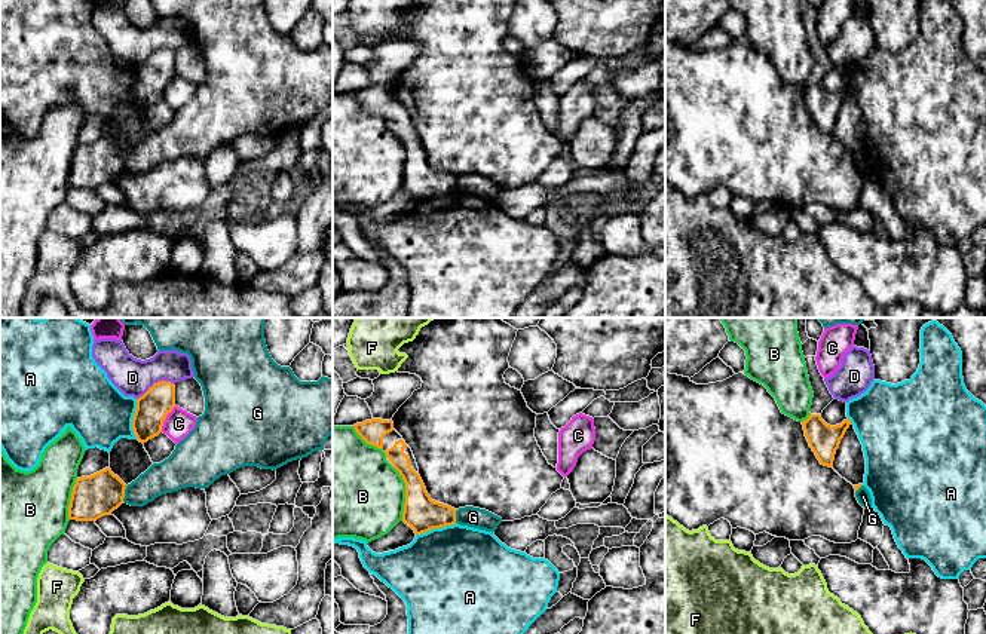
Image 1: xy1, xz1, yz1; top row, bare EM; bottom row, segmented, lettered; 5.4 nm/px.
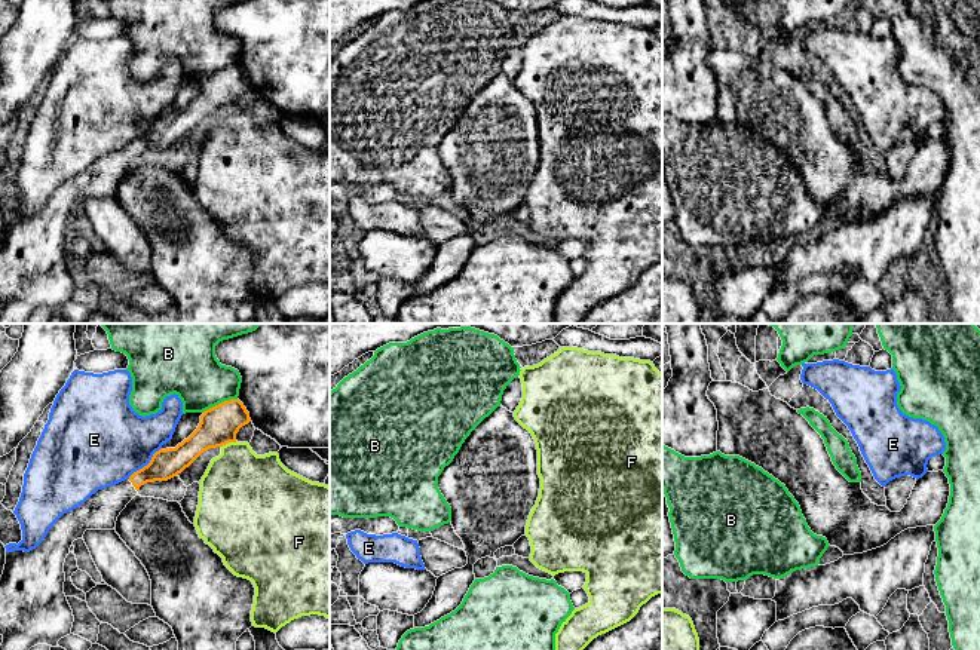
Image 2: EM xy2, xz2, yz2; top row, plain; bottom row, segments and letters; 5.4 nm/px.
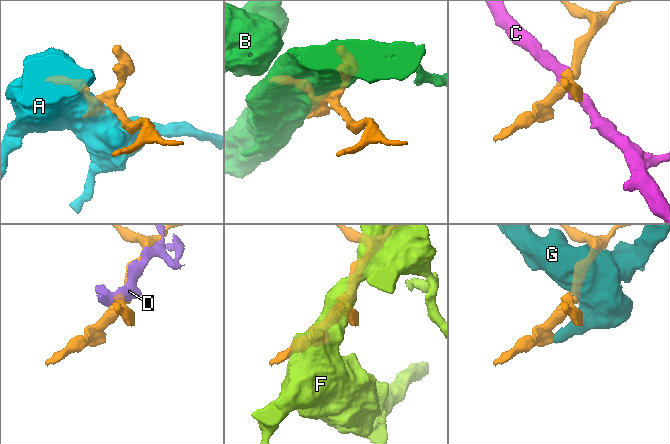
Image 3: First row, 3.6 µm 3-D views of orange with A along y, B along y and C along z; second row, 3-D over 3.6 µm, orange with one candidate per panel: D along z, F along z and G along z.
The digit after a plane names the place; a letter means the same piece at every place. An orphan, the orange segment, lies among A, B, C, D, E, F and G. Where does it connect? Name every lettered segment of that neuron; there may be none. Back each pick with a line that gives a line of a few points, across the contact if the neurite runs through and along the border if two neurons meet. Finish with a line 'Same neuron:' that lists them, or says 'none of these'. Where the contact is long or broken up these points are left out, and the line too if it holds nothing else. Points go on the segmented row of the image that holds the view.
Same neuron: none of these

